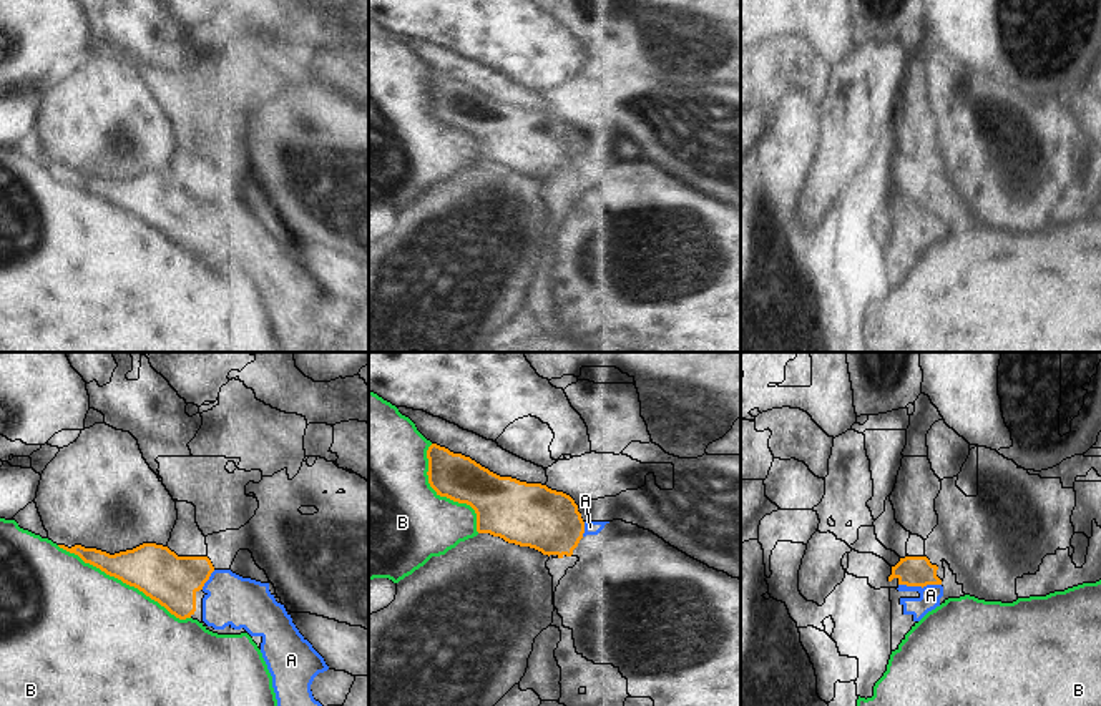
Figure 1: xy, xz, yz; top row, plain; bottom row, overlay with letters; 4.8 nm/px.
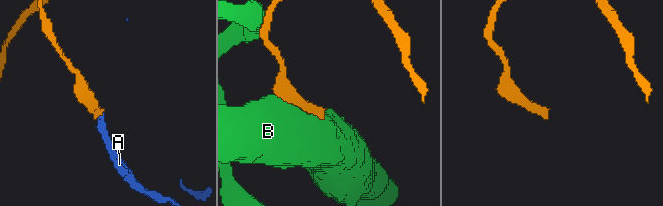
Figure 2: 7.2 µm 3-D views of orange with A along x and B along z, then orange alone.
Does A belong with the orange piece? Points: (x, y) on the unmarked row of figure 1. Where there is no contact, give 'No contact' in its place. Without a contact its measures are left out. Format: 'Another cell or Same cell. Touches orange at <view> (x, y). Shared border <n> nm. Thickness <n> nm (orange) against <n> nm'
Same cell. Touches orange at yz (920, 213). Shared border 200 nm. Thickness 140 nm (orange) against 100 nm

